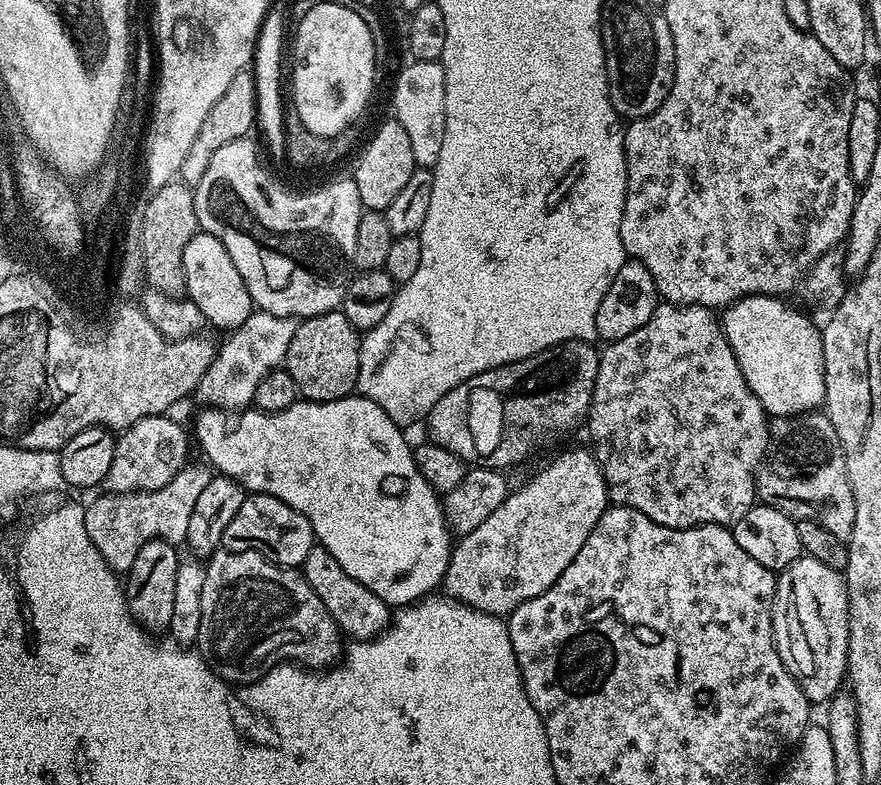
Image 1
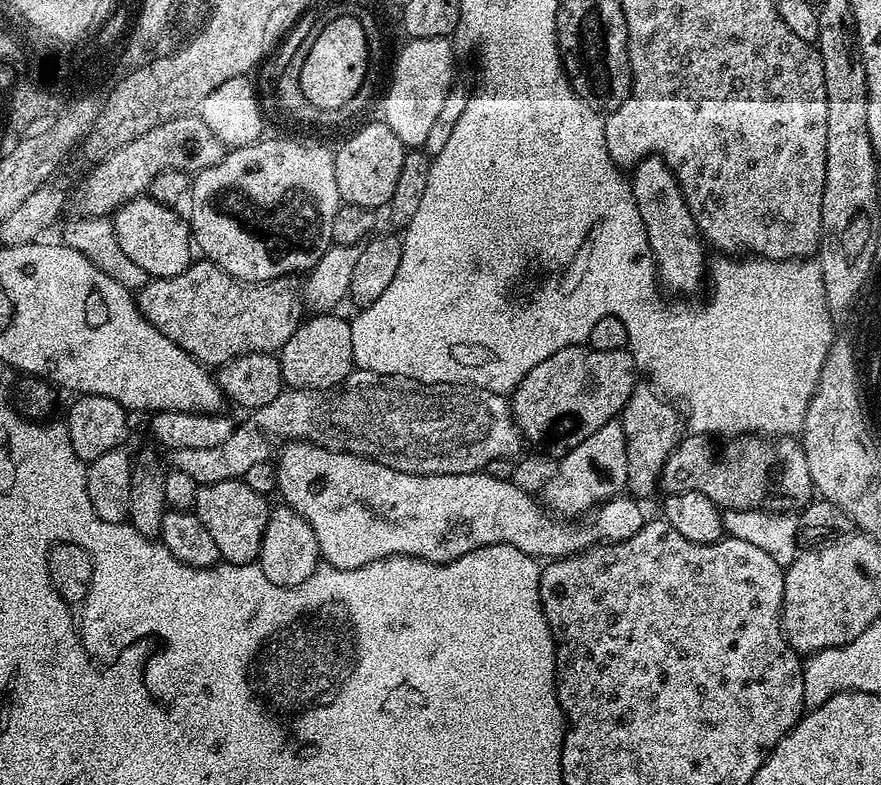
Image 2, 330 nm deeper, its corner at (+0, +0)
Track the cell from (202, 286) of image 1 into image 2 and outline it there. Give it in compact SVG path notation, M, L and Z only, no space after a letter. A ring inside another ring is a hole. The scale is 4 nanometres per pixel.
M141 194L133 200L128 200L121 208L116 209L112 225L116 231L118 242L122 244L122 251L130 257L142 270L148 272L152 278L171 278L180 272L185 272L190 263L188 257L188 244L190 248L190 228L187 223L180 221L180 216L176 213L175 207L159 204L147 194Z

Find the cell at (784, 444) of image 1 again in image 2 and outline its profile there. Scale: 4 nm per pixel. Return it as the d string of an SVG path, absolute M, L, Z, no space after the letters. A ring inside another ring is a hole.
M688 434L676 445L664 464L662 488L665 493L695 489L709 496L717 506L728 510L763 508L789 514L803 510L813 502L810 466L806 464L804 445L799 439L792 436L773 438L767 434L752 437L737 434L723 441L720 453L713 460L712 448L703 439L707 440L700 434Z

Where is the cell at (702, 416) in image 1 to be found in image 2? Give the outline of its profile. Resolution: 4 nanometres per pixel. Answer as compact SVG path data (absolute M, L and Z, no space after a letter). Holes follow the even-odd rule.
M637 383L636 389L632 391L632 396L628 400L622 415L619 417L619 422L624 427L626 434L626 452L628 454L628 487L627 491L633 497L645 498L644 496L652 496L658 492L658 485L662 480L664 464L670 458L670 454L676 445L682 439L682 431L680 432L680 420L682 424L682 416L671 408L673 405L651 383Z

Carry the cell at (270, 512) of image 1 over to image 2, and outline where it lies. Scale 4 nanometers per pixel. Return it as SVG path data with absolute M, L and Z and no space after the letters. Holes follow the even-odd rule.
M243 479L223 480L197 487L194 511L202 526L206 526L210 538L214 538L214 546L221 561L250 564L259 557L262 534L270 511L270 504L264 500L267 500L265 493L250 490Z

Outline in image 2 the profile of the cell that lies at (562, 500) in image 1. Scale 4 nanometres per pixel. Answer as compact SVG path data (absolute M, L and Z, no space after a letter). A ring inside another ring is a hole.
M619 419L606 422L602 430L594 430L586 442L559 457L554 478L546 482L542 493L547 511L561 518L584 518L597 506L621 495L628 487L628 454L626 434Z

